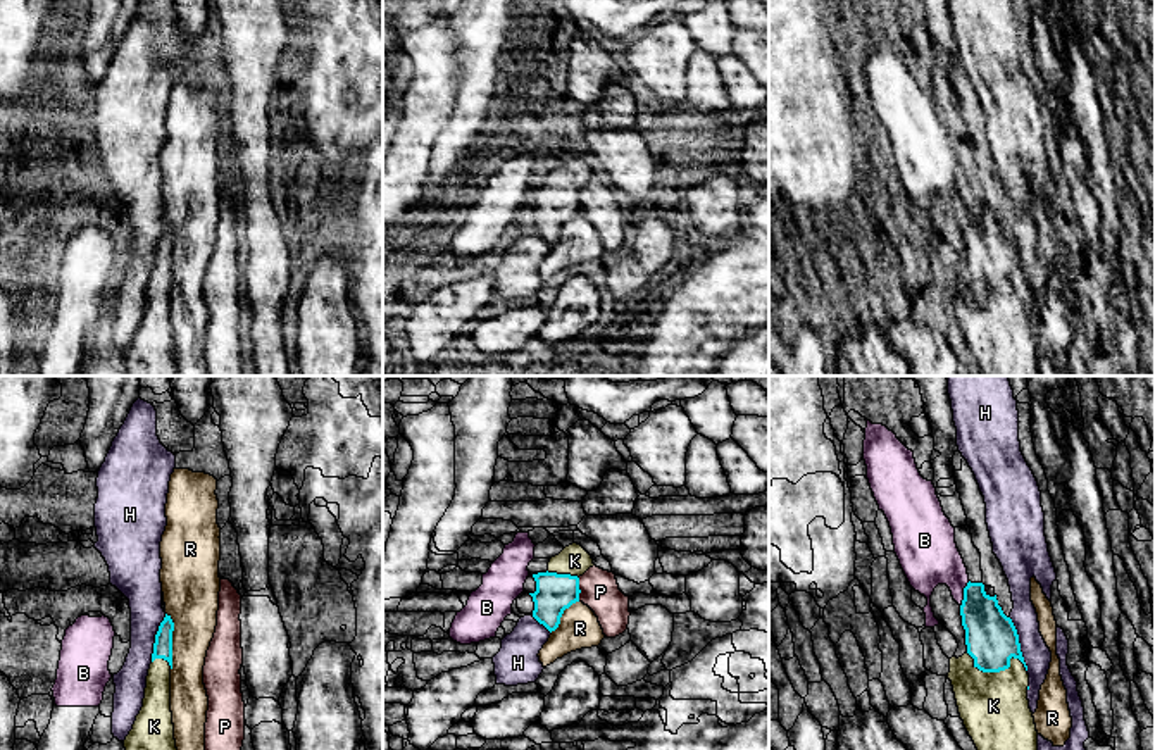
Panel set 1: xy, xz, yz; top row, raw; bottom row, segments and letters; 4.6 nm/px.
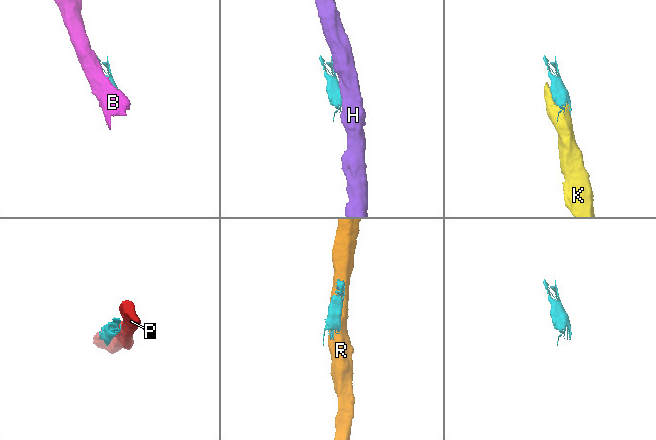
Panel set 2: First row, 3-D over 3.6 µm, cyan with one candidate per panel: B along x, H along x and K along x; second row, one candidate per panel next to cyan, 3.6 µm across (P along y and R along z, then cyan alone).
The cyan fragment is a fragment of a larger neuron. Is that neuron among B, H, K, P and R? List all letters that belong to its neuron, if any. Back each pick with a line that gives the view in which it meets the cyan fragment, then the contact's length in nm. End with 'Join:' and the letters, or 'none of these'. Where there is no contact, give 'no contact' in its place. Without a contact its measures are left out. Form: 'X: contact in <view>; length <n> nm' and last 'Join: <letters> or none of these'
K: contact in yz; length 300 nm
Join: K

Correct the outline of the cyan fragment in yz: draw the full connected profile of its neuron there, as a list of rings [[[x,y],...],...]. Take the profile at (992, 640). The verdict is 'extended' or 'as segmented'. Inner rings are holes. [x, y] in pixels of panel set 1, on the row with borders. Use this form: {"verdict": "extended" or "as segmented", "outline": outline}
{"verdict": "extended", "outline": [[[967,583],[960,605],[967,652],[950,659],[957,707],[977,750],[1038,750],[1038,731],[1027,700],[1029,674],[1019,634],[1010,617],[990,597],[983,583]]]}

